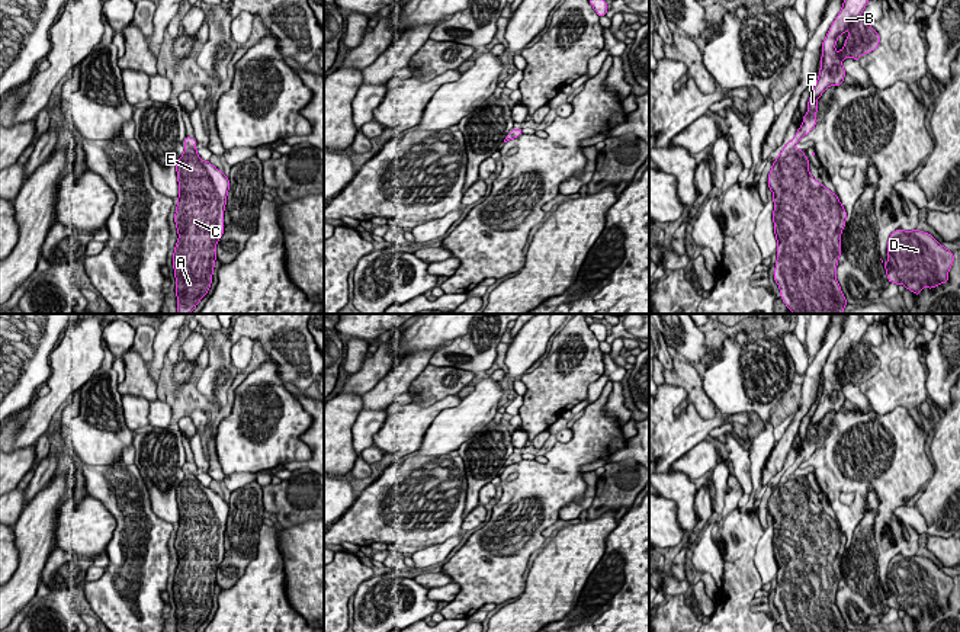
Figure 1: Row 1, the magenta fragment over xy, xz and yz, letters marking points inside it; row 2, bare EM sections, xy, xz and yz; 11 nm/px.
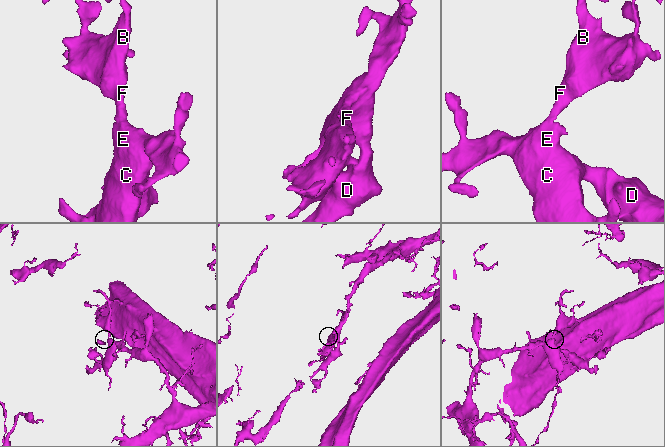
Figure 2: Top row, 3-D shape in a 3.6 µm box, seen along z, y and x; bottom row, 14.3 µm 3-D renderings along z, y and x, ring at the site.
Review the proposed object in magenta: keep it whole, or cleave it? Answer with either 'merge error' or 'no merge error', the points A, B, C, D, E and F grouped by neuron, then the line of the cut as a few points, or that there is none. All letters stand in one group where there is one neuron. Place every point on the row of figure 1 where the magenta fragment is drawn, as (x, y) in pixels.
no merge error; groups A B C D E F; cut none

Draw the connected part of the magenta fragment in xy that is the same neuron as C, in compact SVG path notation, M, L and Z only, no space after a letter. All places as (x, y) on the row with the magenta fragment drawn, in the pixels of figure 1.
M186 135L184 153L176 164L180 192L173 267L179 314L190 314L211 288L229 190L228 177L198 155L196 144Z

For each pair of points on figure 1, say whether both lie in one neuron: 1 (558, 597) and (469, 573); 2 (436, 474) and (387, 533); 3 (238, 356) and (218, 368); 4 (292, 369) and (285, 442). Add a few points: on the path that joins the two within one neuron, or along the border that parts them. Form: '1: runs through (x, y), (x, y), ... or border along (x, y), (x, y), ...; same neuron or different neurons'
1: border along (526, 580), (526, 587), (517, 599); different neurons
2: runs through (411, 472), (394, 475), (375, 494), (375, 509); same neuron
3: border along (231, 345), (231, 363), (238, 371); different neurons
4: border along (269, 358), (278, 365), (279, 377), (285, 382); different neurons

